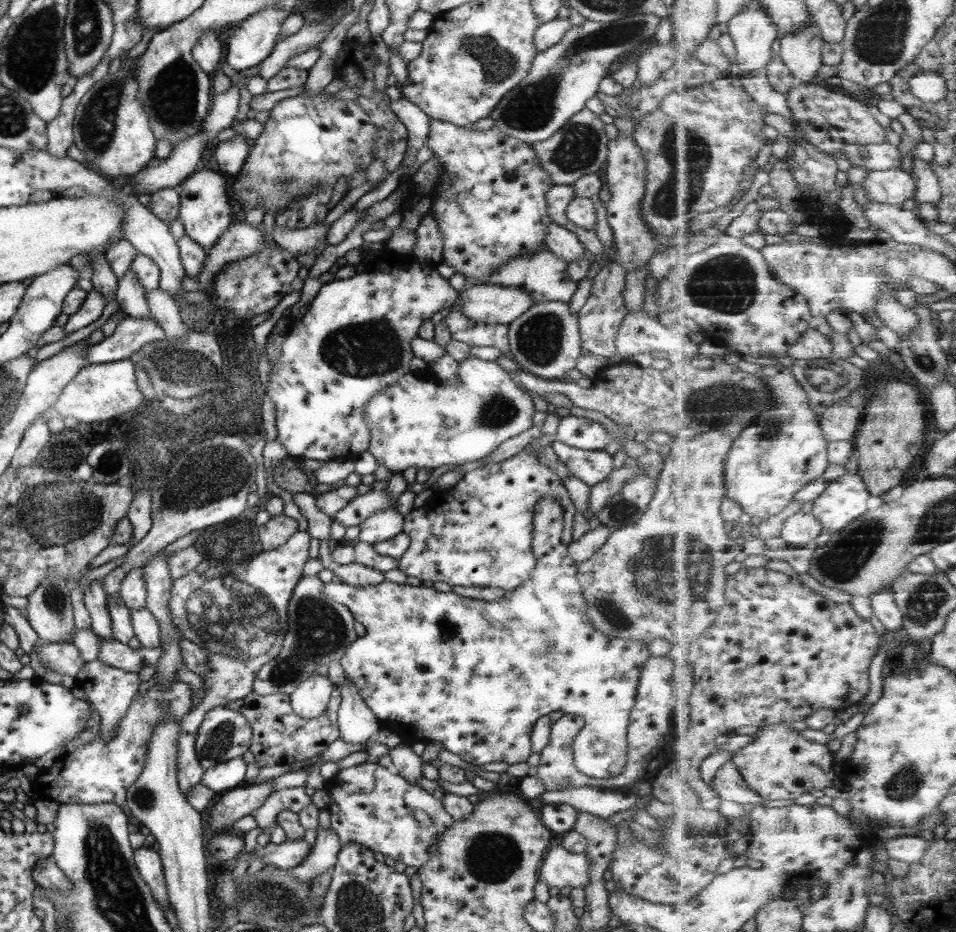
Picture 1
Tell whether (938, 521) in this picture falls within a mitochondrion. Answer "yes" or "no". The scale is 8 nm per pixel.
yes

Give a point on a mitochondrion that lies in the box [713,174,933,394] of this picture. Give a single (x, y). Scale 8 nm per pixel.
(816, 374)

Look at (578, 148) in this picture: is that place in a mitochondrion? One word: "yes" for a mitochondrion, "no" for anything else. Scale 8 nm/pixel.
yes

